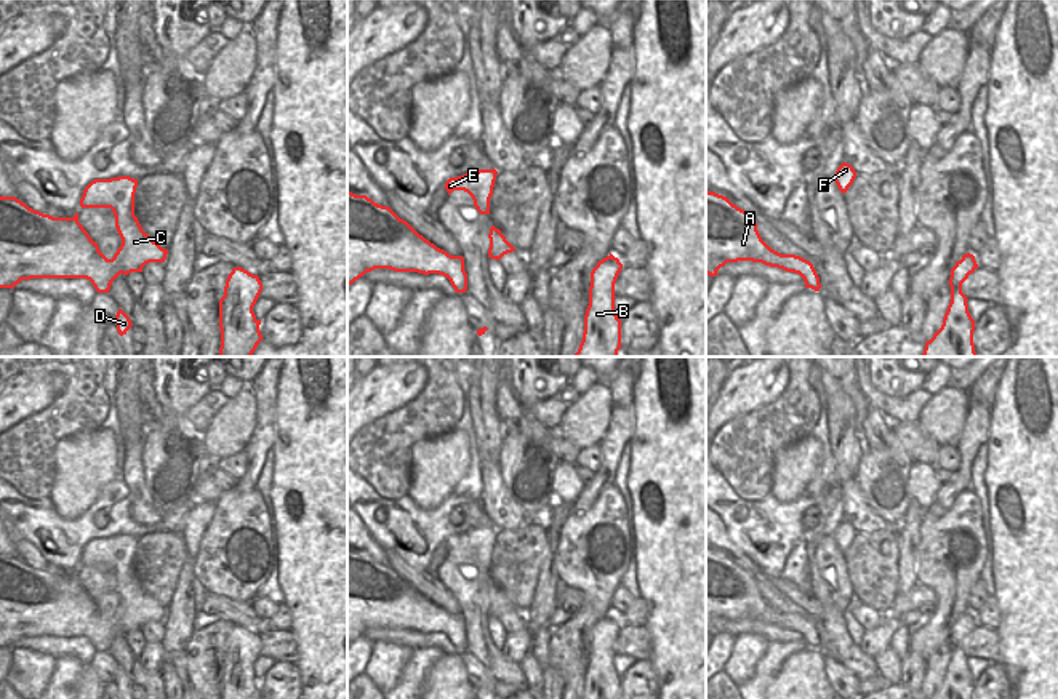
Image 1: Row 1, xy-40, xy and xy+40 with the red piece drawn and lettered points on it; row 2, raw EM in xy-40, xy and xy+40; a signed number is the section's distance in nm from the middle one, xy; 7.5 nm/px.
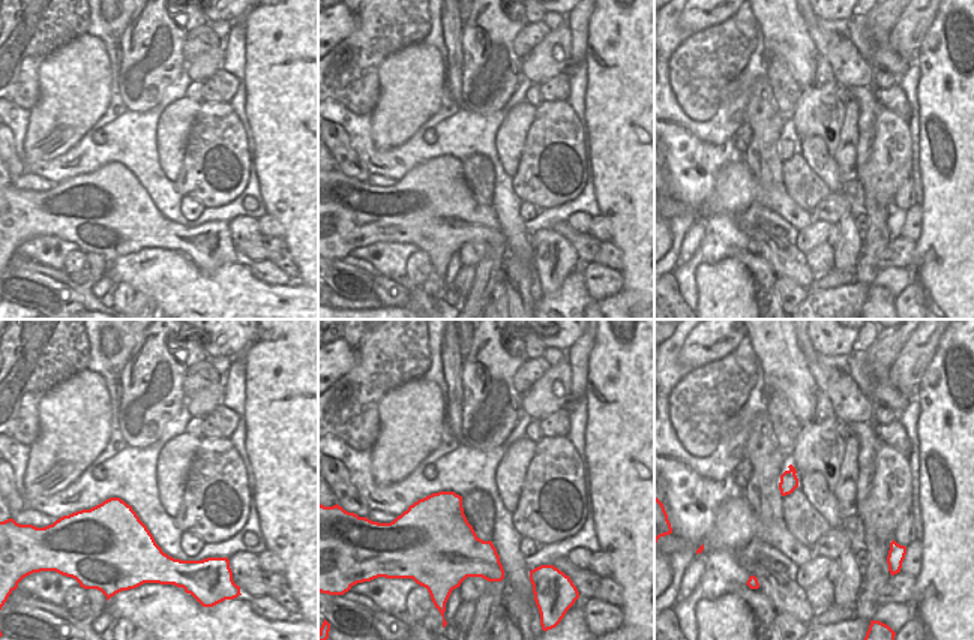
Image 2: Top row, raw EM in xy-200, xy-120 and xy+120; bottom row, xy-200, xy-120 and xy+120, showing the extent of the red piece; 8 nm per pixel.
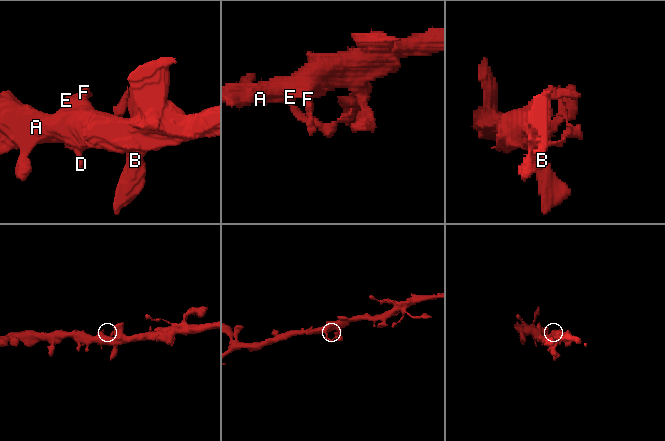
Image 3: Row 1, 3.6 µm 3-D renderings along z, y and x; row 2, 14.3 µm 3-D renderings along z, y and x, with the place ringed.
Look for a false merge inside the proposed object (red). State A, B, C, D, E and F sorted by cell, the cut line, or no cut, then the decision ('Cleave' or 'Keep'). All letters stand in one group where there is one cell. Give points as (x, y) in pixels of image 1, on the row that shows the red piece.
Groups: A B C D E F. No split. Keep

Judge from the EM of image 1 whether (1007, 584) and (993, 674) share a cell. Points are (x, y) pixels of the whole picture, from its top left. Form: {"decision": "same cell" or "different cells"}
{"decision": "different cells"}

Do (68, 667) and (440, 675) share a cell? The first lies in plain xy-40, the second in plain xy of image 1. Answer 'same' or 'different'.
different

